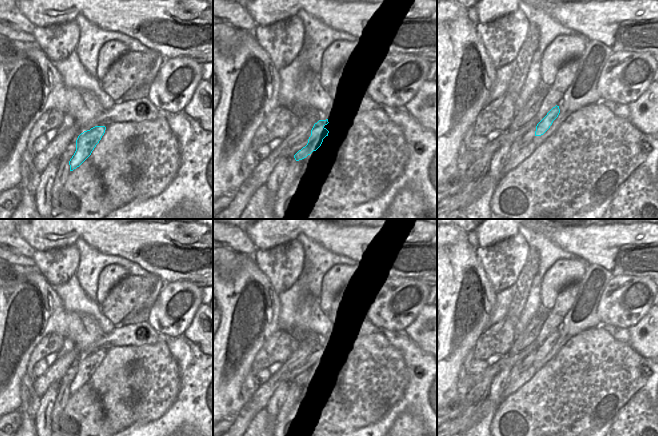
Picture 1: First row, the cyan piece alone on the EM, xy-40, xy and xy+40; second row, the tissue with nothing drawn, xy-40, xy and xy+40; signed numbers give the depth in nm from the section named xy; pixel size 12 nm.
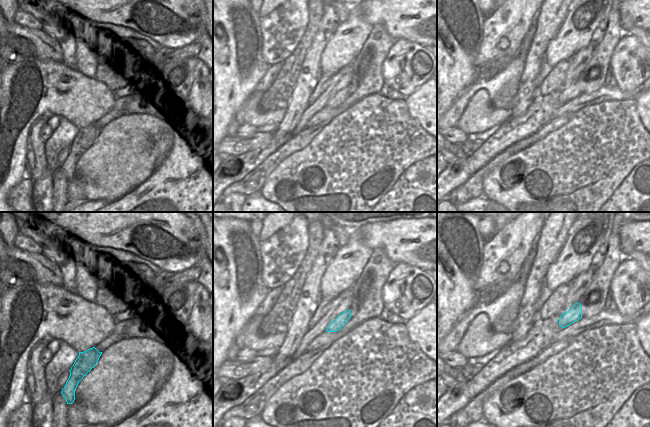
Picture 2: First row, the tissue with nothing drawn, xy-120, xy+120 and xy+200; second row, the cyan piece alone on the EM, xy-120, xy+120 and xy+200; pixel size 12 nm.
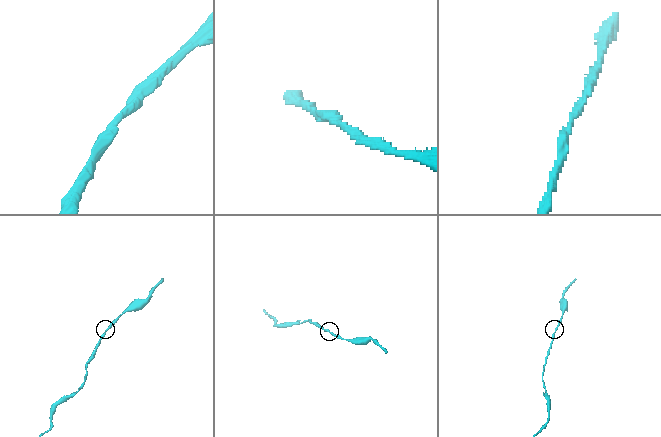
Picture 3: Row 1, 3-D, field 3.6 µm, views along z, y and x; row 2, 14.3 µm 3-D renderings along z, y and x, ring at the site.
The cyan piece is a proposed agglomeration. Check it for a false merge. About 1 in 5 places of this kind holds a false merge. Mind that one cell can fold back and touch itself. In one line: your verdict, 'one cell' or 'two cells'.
one cell

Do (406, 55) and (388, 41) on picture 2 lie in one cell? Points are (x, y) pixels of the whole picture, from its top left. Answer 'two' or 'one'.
two

